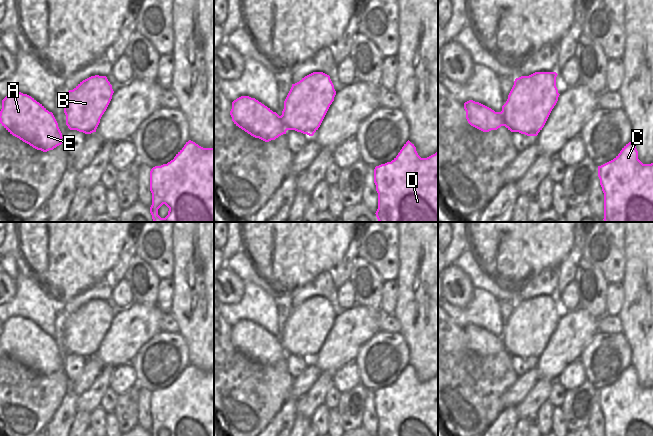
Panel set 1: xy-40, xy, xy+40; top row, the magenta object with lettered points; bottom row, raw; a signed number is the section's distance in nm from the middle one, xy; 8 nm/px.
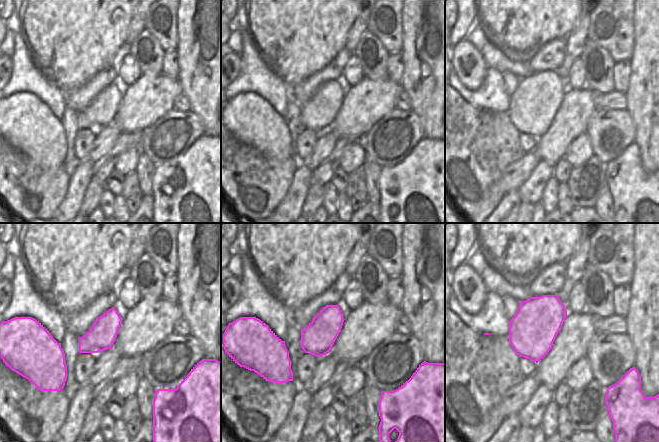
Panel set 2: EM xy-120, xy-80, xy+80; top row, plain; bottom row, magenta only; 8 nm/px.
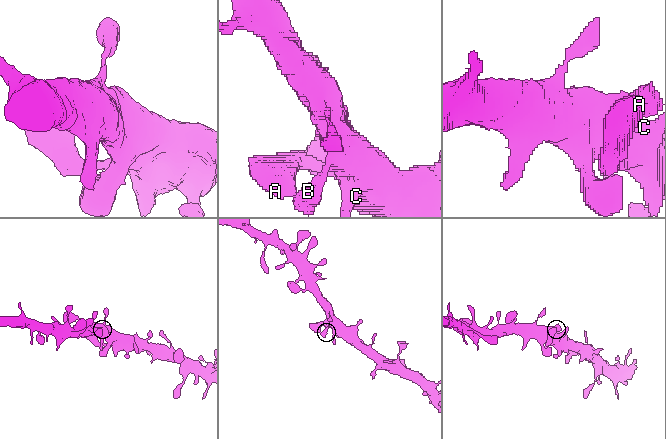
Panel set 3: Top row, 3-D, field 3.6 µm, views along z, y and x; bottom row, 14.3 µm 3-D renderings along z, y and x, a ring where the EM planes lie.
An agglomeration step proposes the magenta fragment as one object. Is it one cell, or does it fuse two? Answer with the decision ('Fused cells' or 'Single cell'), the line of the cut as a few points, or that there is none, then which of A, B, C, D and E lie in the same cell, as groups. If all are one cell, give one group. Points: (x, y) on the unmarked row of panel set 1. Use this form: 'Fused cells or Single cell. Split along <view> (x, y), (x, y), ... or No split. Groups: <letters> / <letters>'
Single cell. No split. Groups: A B C D E

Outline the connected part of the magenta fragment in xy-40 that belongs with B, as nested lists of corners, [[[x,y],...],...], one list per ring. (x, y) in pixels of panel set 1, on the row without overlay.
[[[91,300],[69,314],[64,325],[66,349],[85,358],[96,356],[114,315],[106,300]]]

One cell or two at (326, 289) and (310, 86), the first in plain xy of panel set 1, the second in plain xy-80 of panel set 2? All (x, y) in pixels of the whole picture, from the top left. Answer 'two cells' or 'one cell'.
one cell

